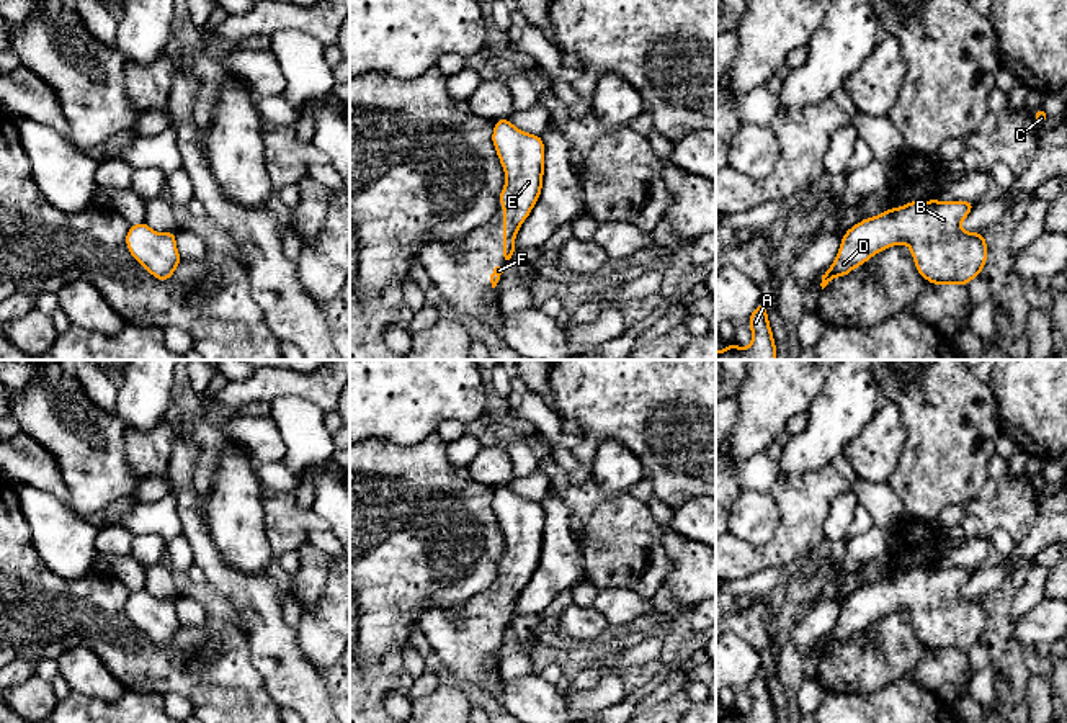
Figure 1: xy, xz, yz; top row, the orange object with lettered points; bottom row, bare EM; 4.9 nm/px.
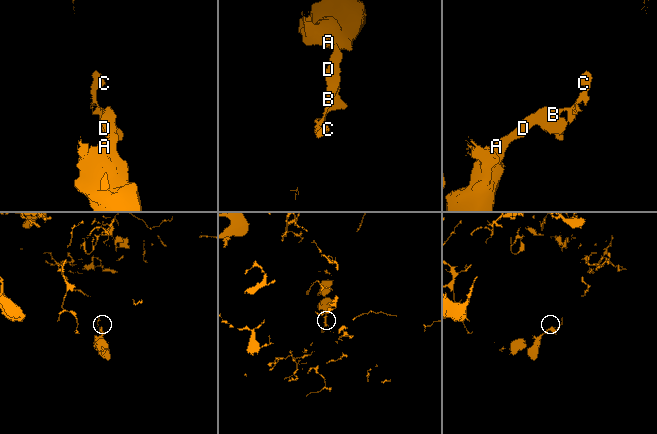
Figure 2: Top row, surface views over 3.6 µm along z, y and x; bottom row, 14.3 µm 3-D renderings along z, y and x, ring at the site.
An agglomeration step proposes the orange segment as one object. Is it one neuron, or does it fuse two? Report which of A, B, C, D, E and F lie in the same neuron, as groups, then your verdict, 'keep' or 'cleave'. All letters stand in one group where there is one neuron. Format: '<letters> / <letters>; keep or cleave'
A B C D E F; keep

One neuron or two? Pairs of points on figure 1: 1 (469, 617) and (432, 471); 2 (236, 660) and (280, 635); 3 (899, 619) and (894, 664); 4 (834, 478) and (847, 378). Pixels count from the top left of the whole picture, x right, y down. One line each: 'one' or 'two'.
1: two
2: two
3: one
4: two

